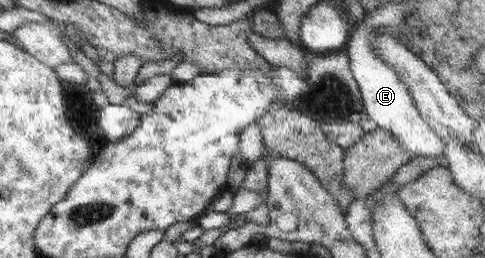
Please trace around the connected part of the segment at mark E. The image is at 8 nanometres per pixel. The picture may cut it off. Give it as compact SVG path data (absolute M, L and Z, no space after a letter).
M360 25L358 29L351 33L350 40L348 41L347 52L349 55L351 72L354 79L357 81L359 90L361 91L362 101L370 120L375 122L378 128L386 131L388 137L394 137L399 141L401 146L404 146L408 151L413 153L413 158L420 157L436 157L442 156L445 150L445 143L440 139L440 136L422 119L416 104L413 102L411 93L408 91L408 86L400 81L399 75L389 65L386 65L381 59L373 52L369 46L369 32L370 27Z

